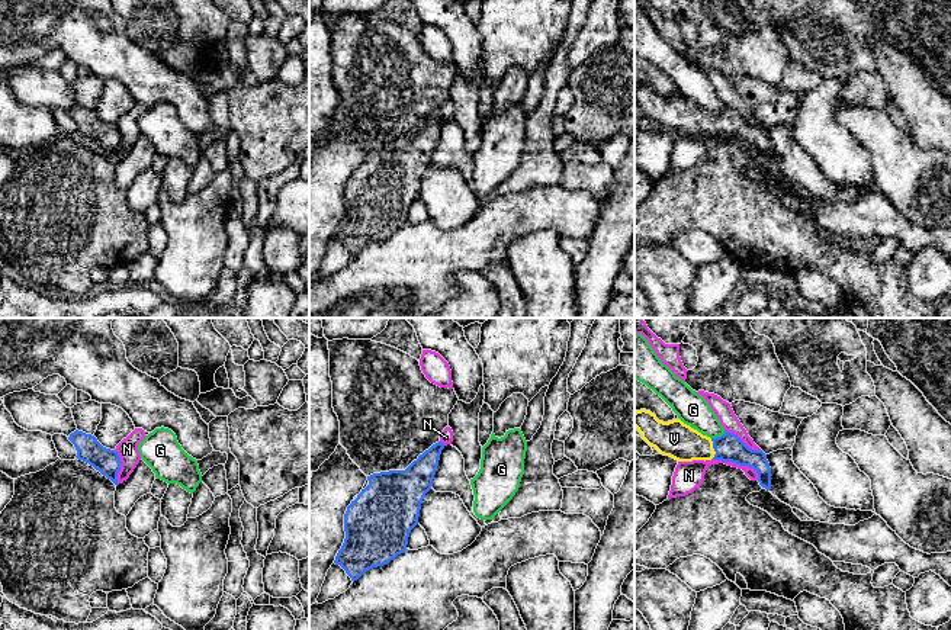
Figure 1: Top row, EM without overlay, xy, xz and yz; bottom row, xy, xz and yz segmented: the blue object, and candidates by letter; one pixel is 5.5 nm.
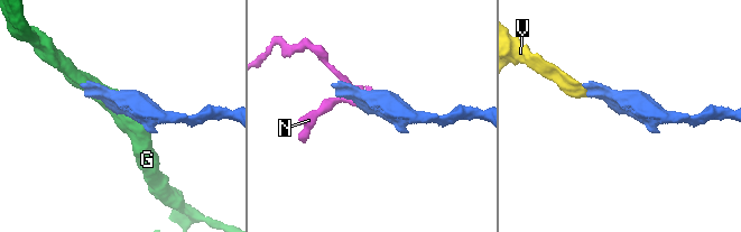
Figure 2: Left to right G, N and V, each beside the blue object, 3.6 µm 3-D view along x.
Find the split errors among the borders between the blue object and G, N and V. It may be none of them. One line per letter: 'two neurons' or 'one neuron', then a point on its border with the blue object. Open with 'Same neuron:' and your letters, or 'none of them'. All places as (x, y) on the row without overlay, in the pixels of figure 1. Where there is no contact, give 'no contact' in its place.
Same neuron: V
G: two neurons; contact yz (717, 112)
N: two neurons; contact yz (738, 138)
V: one neuron; contact yz (713, 122)

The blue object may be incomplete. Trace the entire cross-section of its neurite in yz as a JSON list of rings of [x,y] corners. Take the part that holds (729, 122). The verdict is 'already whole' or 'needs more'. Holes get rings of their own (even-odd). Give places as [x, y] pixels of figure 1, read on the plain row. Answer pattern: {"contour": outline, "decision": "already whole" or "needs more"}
{"contour": [[[646,84],[634,87],[634,102],[642,113],[661,129],[678,136],[722,135],[749,141],[758,148],[758,157],[771,164],[771,142],[762,125],[749,123],[736,109],[725,106],[710,113],[684,99],[681,94],[659,96]]], "decision": "needs more"}

